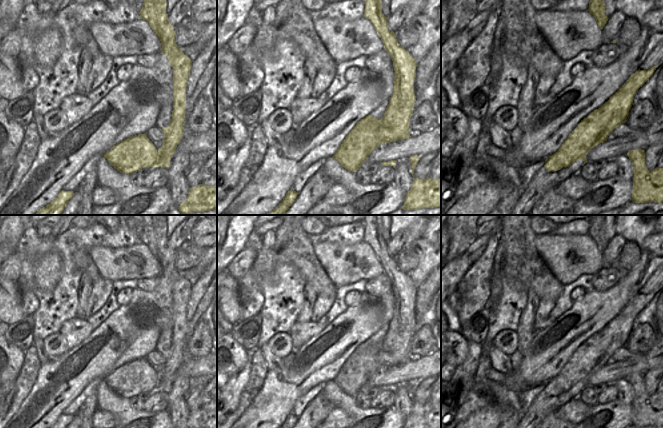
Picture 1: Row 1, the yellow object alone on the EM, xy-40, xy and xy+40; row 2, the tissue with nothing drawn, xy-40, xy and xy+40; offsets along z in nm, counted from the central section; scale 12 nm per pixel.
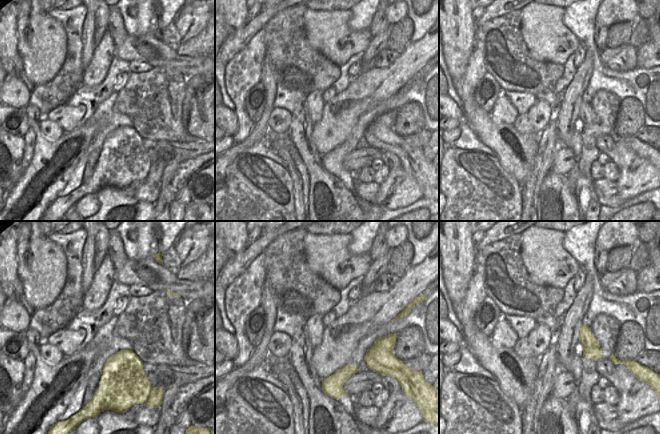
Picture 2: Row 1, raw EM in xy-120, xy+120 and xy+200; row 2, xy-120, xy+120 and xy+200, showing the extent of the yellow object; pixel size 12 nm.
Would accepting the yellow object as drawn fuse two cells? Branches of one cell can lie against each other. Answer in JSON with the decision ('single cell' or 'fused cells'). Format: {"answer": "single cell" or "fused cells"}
{"answer": "fused cells"}

